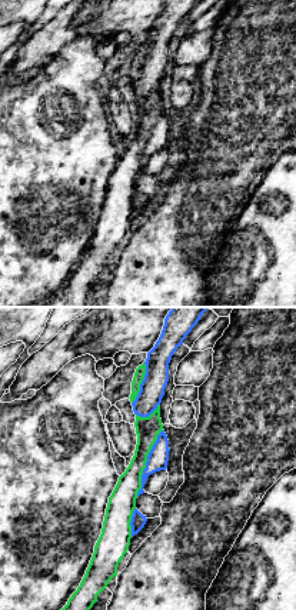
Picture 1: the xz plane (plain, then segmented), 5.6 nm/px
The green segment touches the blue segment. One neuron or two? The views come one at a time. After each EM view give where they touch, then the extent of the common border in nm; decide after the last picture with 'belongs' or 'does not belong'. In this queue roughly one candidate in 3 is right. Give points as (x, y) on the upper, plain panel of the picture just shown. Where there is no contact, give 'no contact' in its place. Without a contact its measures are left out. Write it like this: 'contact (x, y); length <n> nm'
contact (145, 143); length 400 nm

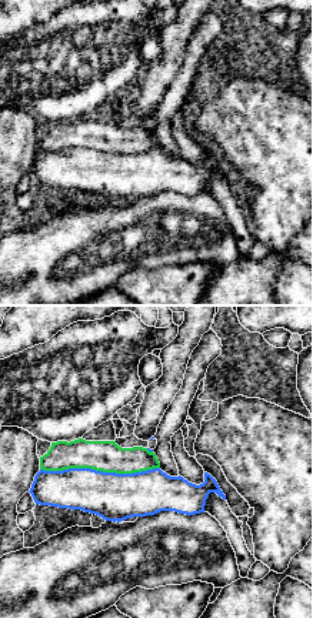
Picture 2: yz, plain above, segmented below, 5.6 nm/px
contact (99, 150); length 650 nm

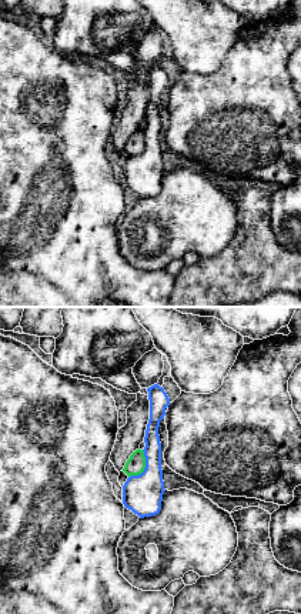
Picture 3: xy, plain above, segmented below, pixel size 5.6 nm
contact (144, 147); length 180 nm

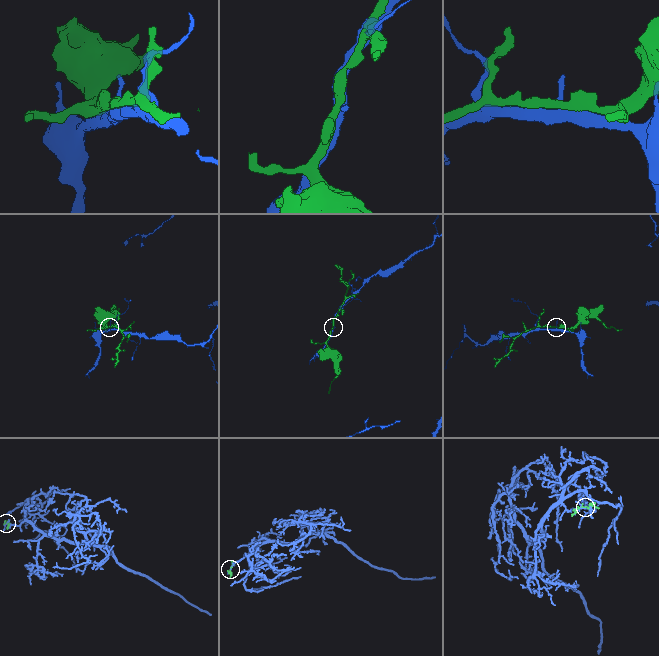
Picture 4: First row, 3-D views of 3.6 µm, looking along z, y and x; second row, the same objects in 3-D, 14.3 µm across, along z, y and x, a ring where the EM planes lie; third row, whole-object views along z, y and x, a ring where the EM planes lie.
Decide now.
does not belong

